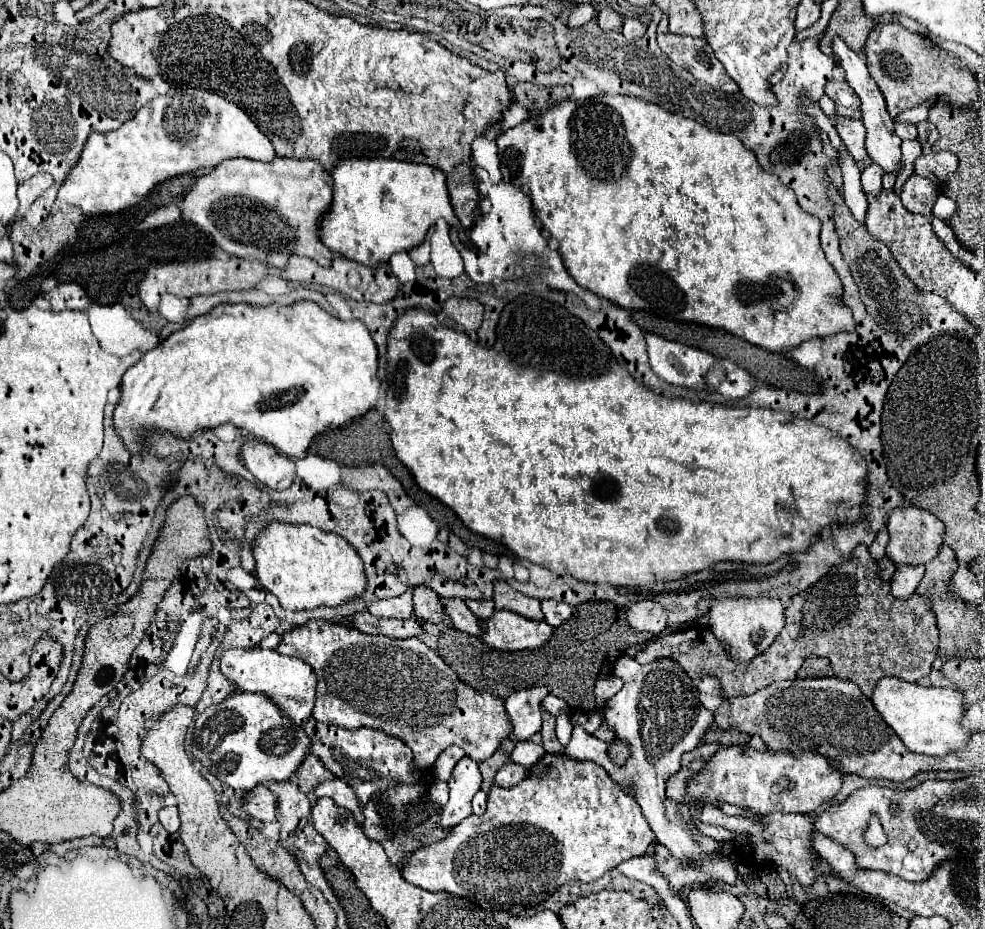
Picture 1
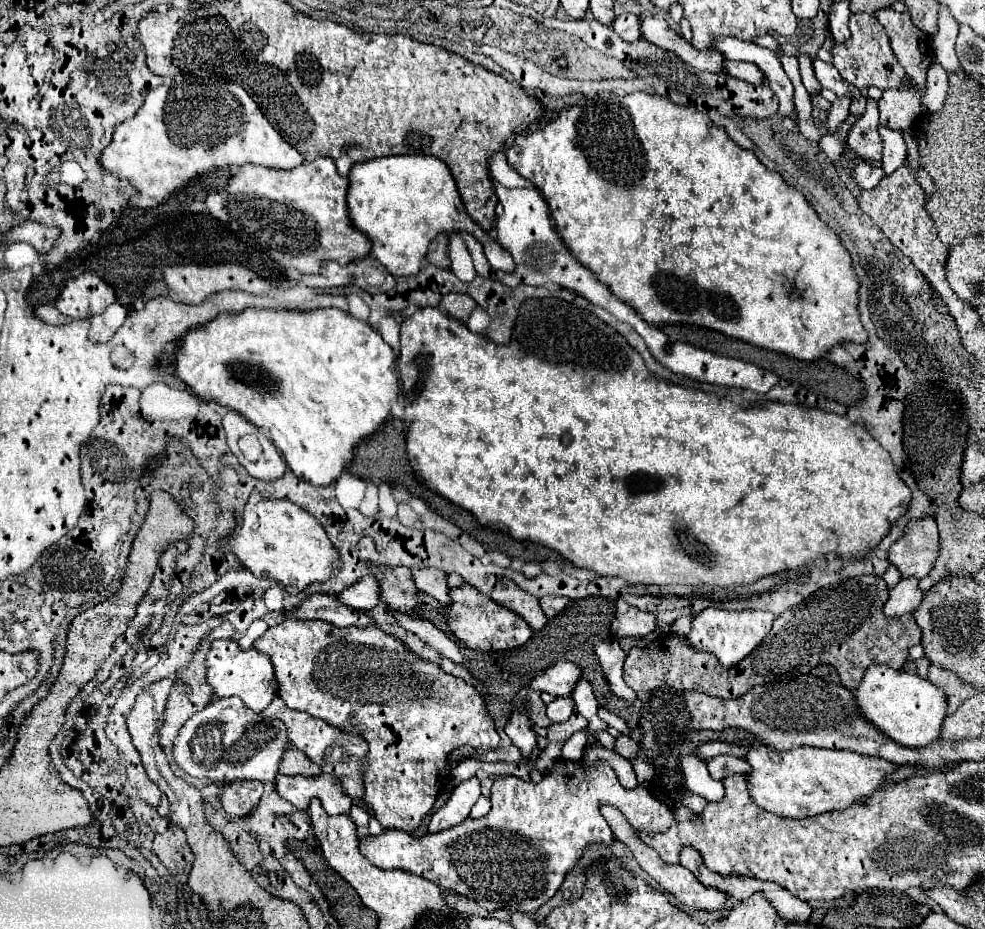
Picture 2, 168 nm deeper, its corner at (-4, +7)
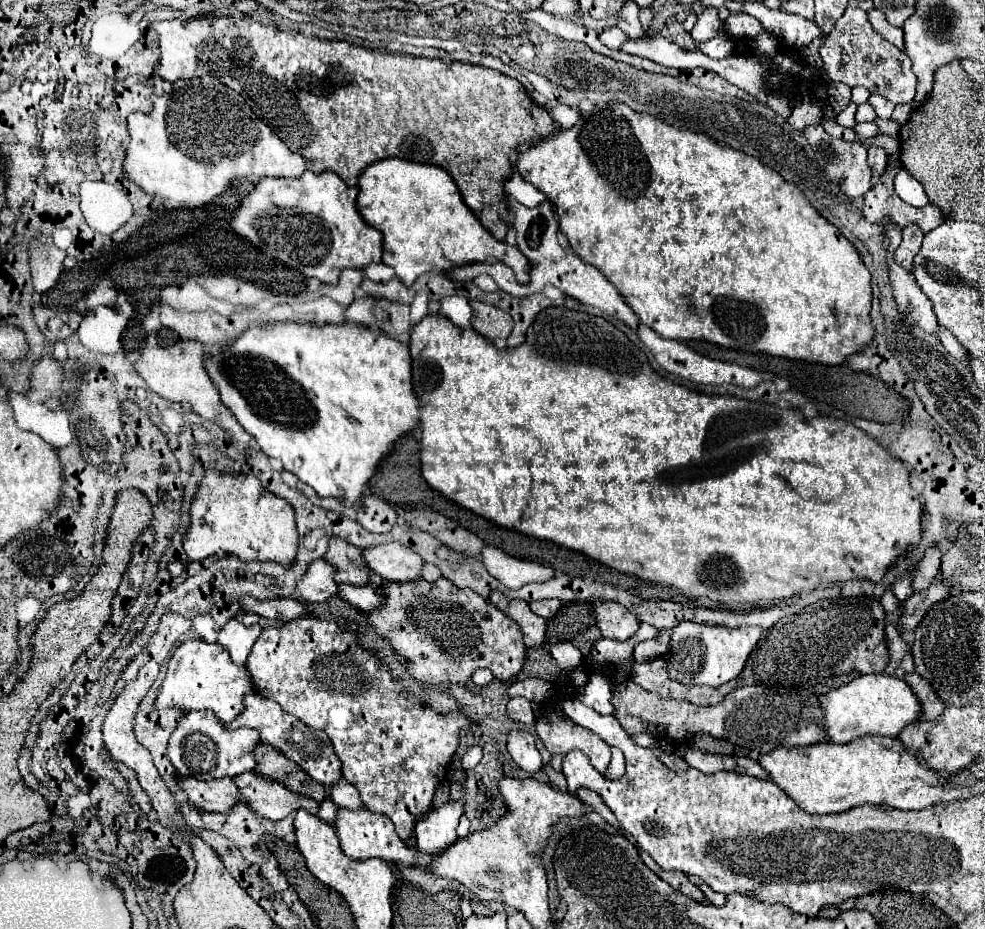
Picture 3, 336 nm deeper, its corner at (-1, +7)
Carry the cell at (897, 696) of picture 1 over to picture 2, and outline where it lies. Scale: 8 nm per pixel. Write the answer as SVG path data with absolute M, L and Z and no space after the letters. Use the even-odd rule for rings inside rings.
M870 665L866 669L860 687L854 691L854 701L860 709L860 715L866 721L870 721L880 733L884 733L888 739L892 739L898 745L914 747L914 749L926 747L932 741L936 741L942 721L946 717L946 697L942 697L942 691L936 685L930 685L926 679L922 679L918 675L910 675L906 671L896 671L886 665Z

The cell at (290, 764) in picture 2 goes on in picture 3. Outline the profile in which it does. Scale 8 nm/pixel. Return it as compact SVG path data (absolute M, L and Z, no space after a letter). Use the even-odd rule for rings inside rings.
M257 745L255 749L255 759L257 759L257 773L271 777L279 783L283 783L285 787L289 787L295 793L307 795L315 801L323 801L327 791L321 783L317 783L315 779L307 777L307 773L303 769L299 769L299 765L295 765L295 761L291 761L289 757L283 757L283 753L279 753L279 749L275 751L275 747L271 745Z

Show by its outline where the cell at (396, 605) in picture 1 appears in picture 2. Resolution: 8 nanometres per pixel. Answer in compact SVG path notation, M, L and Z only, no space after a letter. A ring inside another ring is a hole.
M370 575L362 577L360 581L356 581L354 585L346 587L340 593L336 593L334 597L346 607L362 609L362 611L368 611L380 603L378 601L378 585L374 585L374 577L370 577Z

